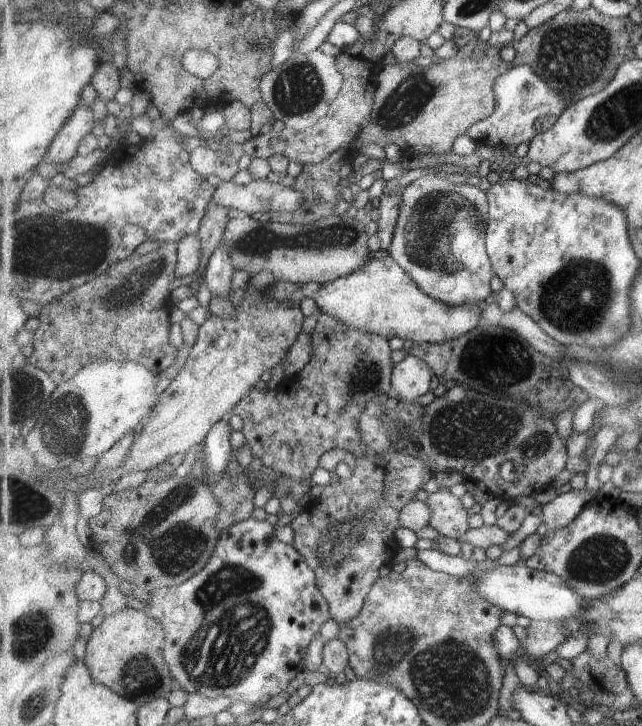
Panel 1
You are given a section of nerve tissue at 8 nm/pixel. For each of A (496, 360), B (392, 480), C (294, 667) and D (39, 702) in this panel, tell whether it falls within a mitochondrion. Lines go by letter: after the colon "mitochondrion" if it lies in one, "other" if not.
A: mitochondrion
B: mitochondrion
C: other
D: mitochondrion

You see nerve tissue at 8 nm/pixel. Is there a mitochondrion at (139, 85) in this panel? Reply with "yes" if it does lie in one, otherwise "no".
no

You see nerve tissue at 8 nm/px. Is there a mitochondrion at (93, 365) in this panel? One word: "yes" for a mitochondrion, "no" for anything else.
no

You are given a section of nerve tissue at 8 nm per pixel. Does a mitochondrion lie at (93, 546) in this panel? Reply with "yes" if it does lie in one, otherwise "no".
no

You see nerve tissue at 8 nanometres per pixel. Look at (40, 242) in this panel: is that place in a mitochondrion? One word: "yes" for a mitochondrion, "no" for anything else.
yes

